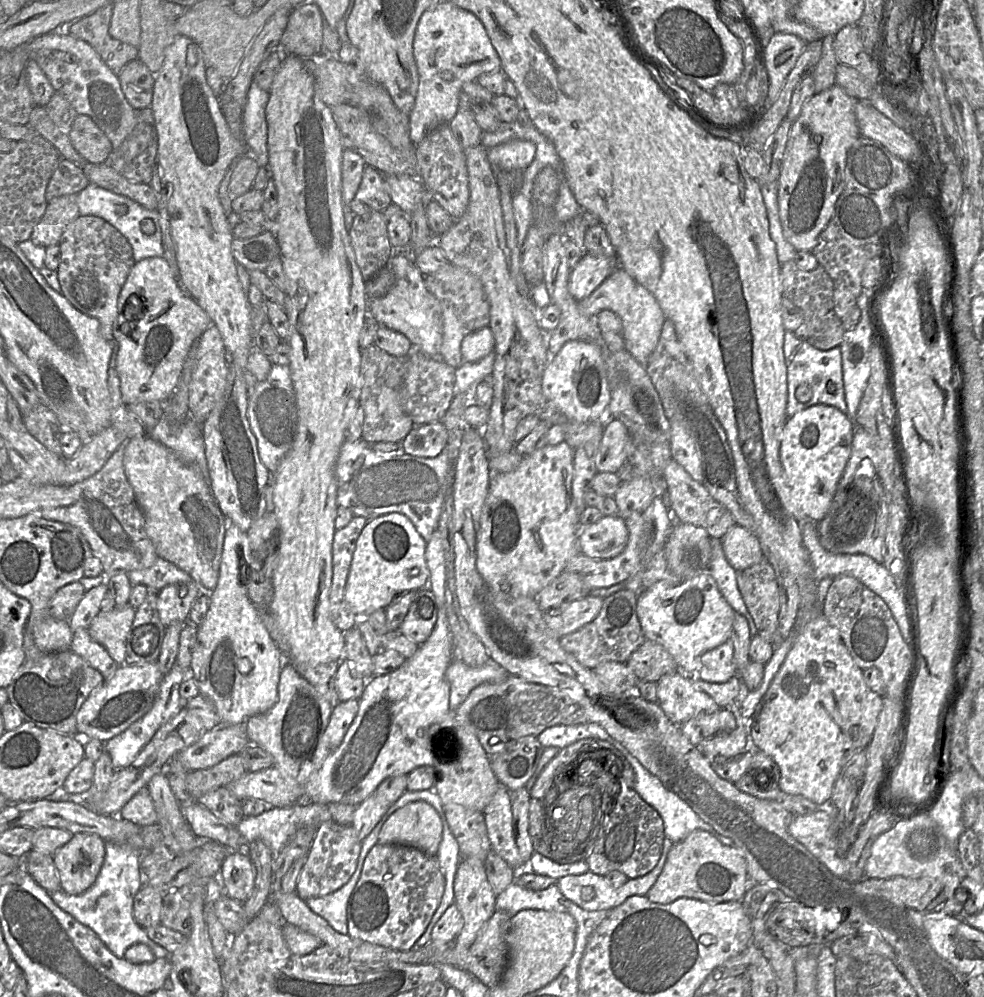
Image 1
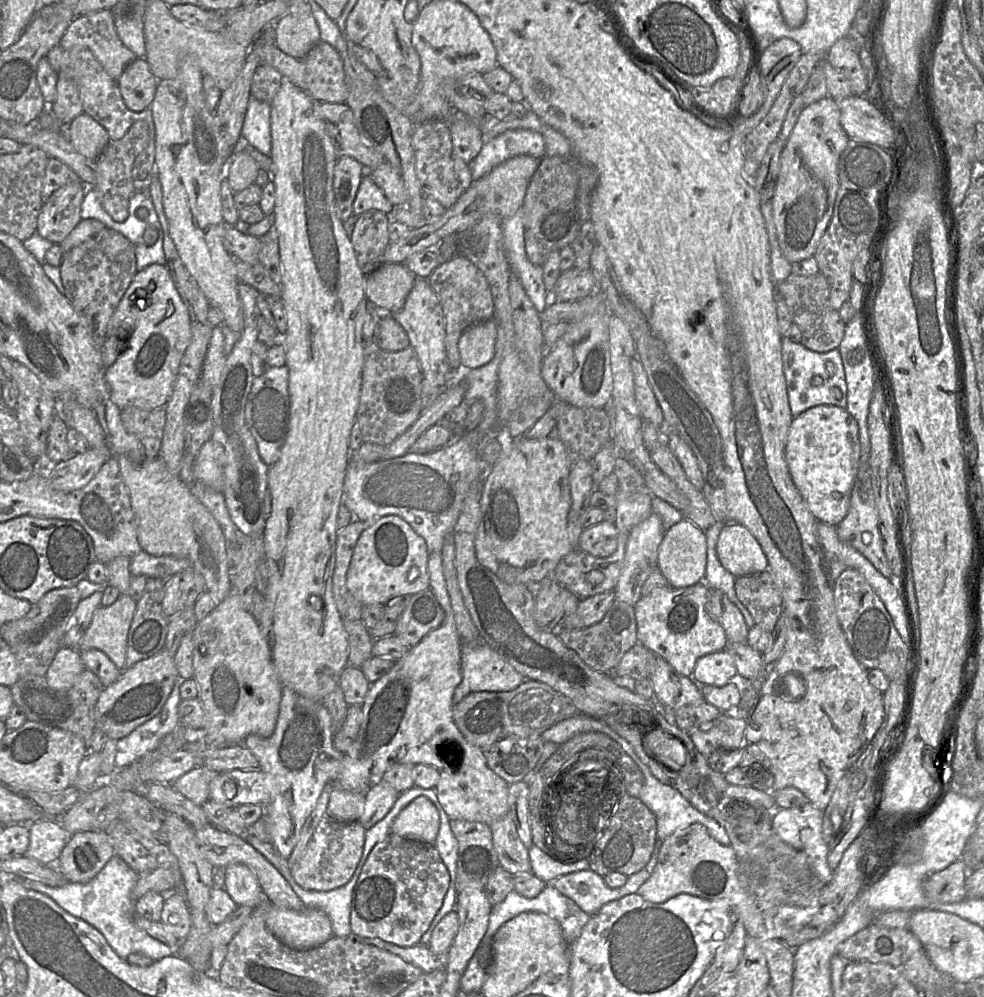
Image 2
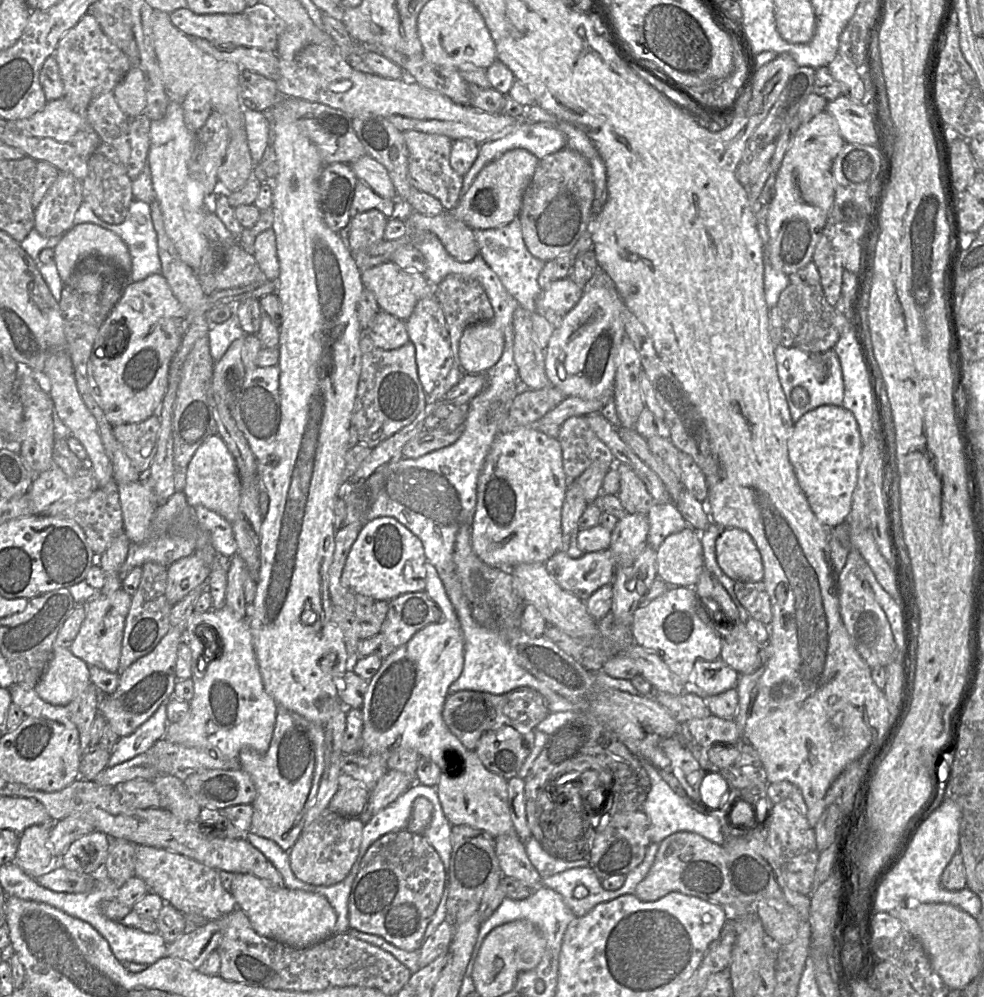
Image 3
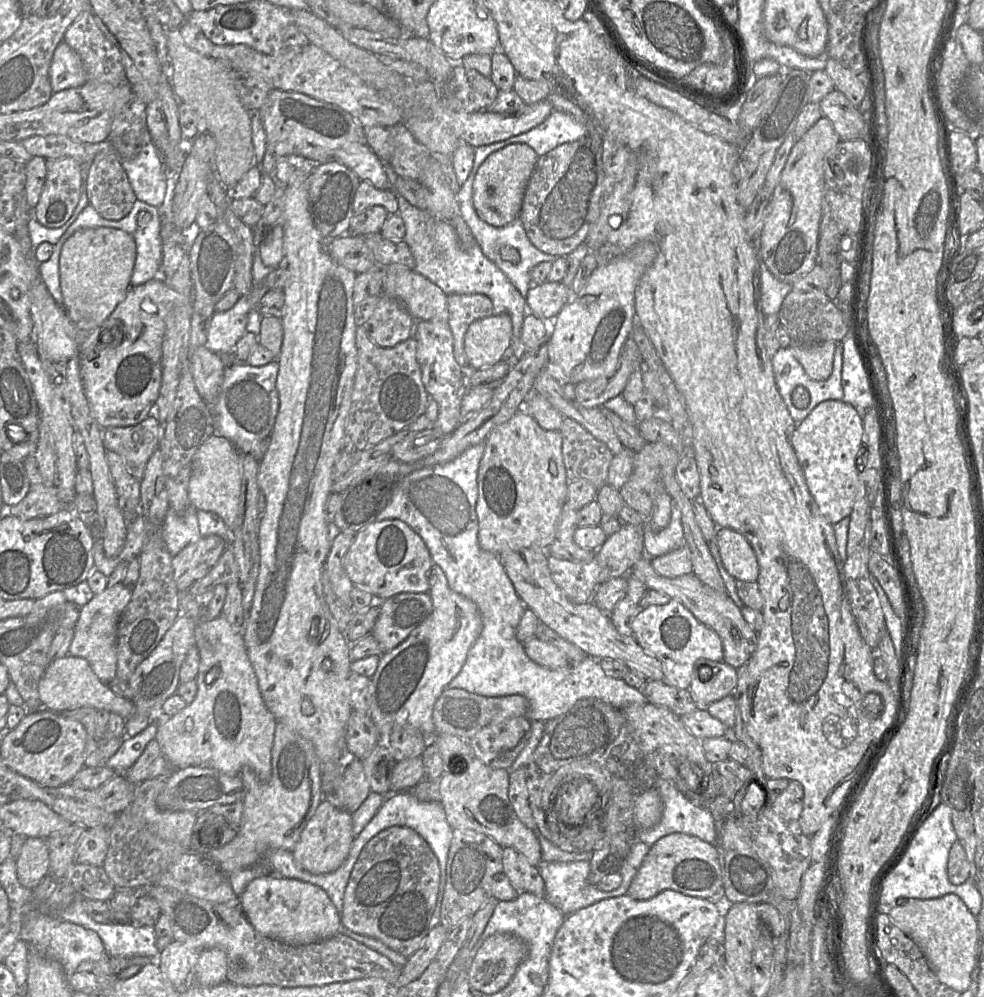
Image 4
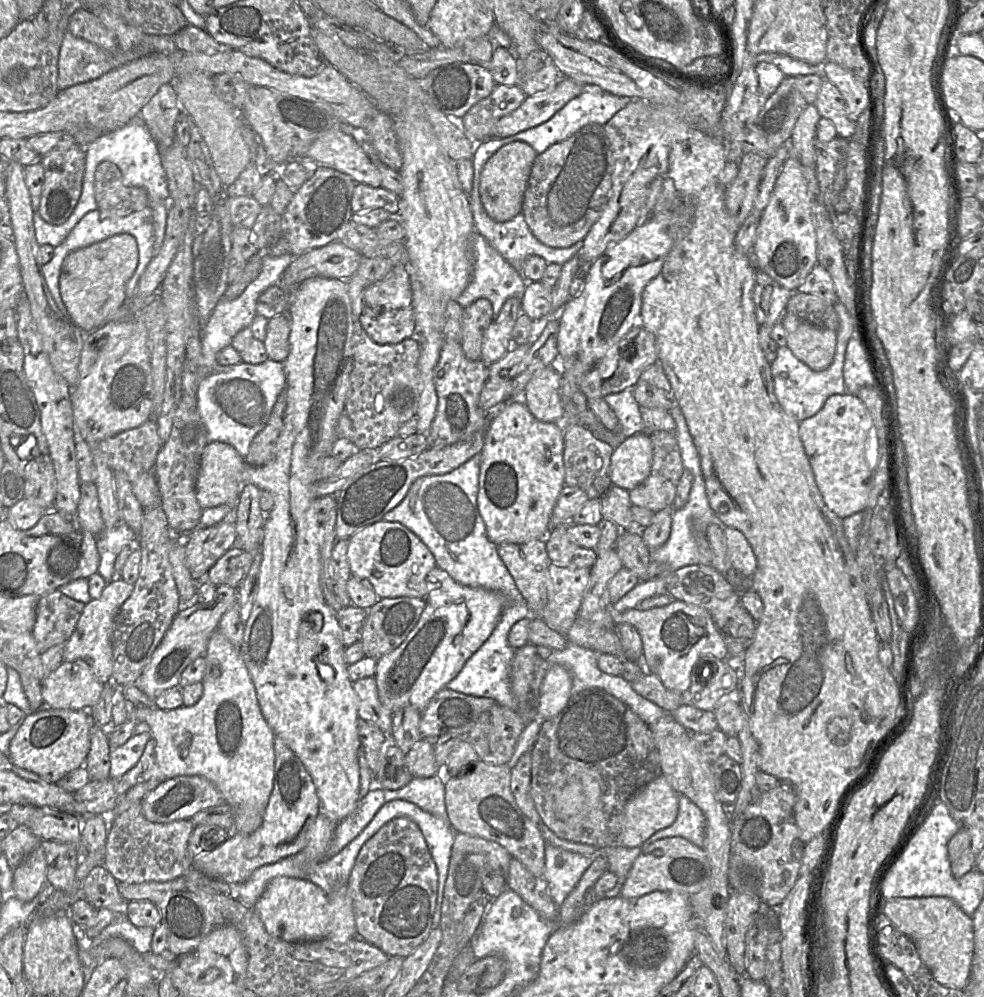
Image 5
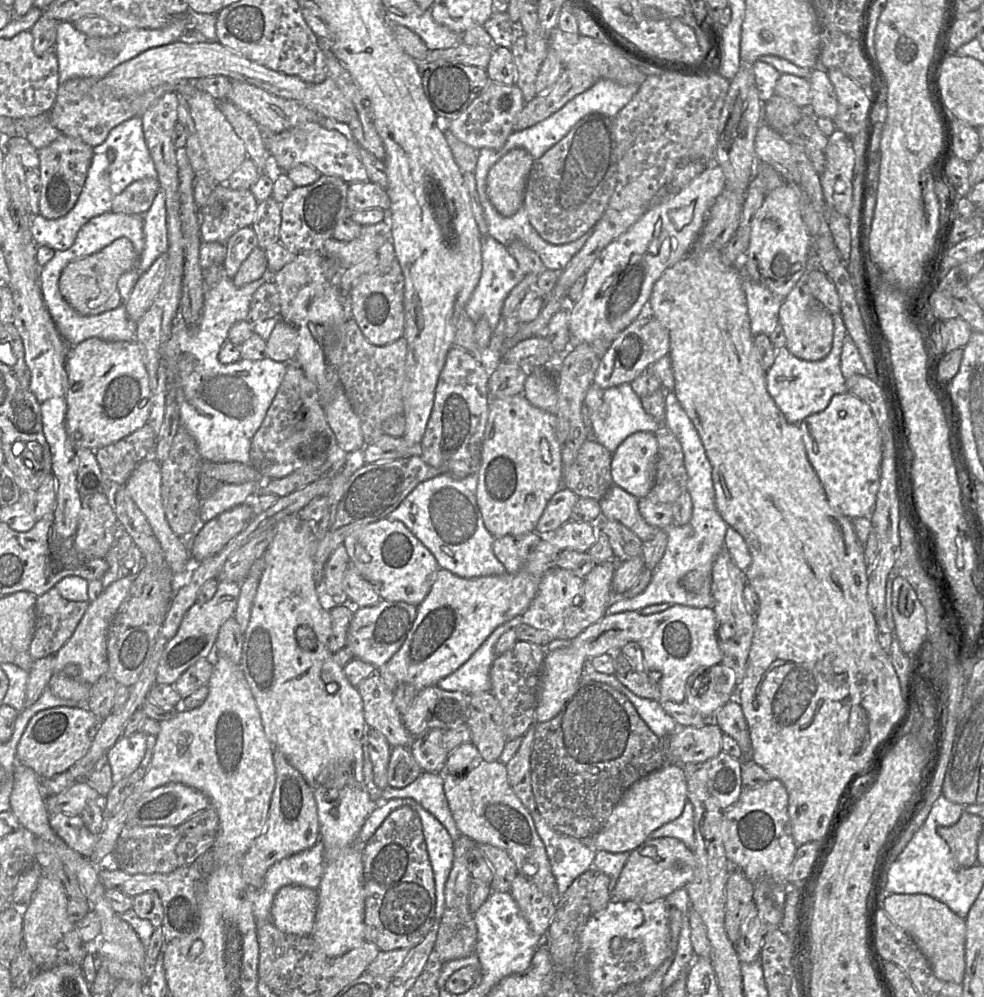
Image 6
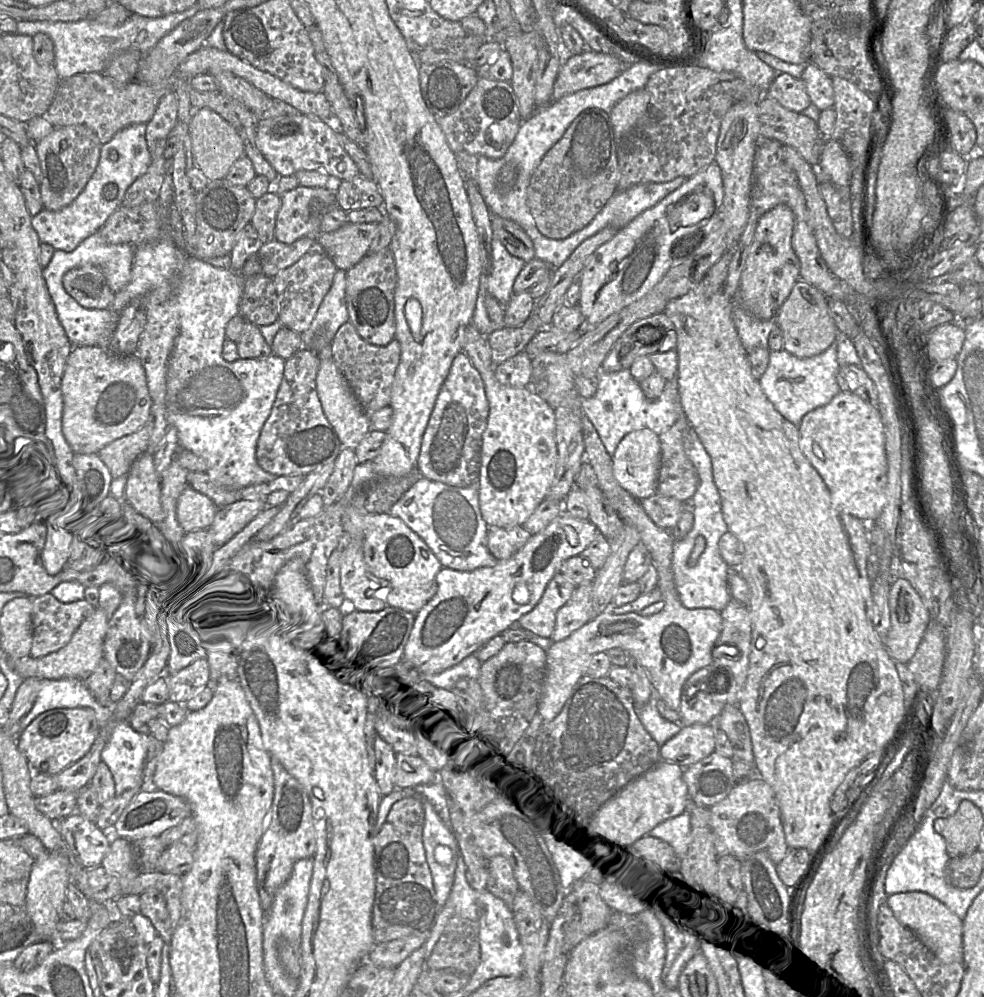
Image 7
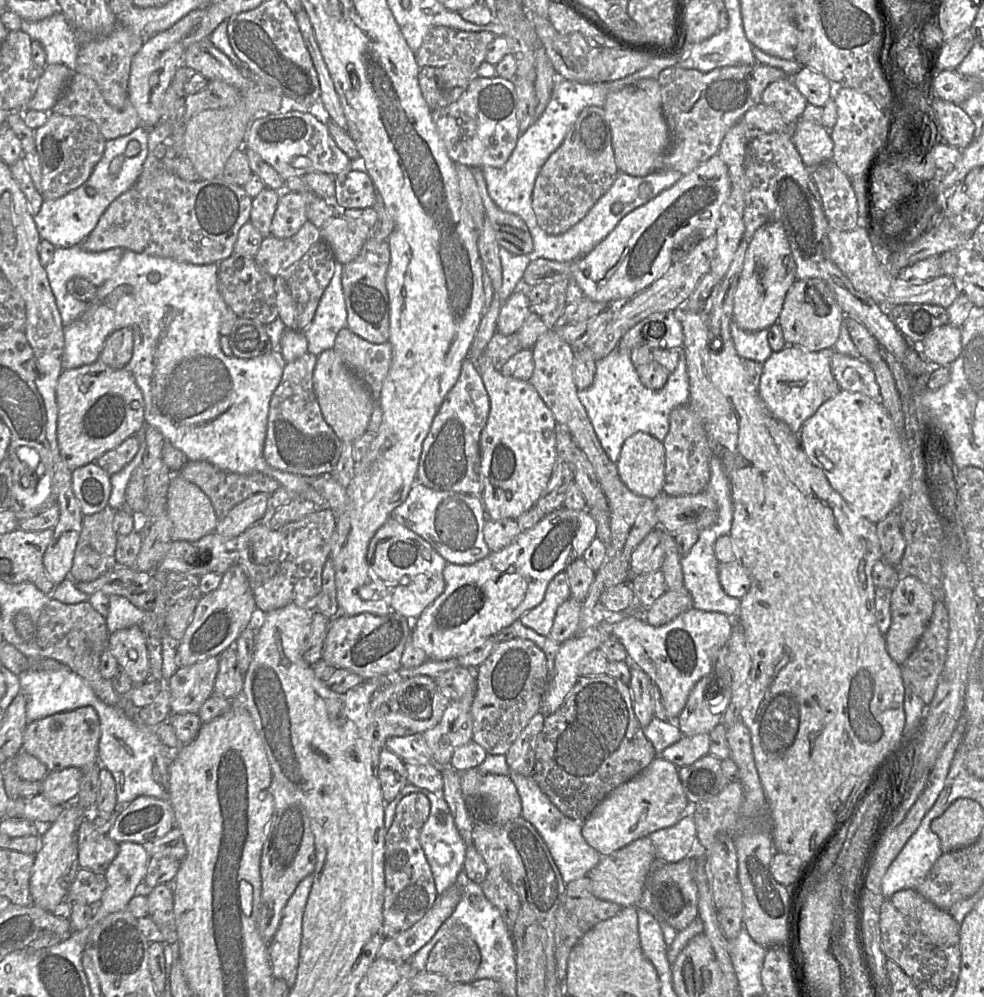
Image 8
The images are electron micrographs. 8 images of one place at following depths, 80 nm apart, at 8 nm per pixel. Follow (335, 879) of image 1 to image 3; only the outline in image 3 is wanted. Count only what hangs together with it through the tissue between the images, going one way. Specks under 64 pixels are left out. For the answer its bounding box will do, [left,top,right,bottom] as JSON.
[289,809,365,886]

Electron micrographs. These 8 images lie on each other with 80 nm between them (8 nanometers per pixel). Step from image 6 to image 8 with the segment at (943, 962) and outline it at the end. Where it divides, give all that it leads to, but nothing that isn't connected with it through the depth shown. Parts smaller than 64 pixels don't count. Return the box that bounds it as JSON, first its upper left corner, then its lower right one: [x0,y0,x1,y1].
[890,889,960,946]

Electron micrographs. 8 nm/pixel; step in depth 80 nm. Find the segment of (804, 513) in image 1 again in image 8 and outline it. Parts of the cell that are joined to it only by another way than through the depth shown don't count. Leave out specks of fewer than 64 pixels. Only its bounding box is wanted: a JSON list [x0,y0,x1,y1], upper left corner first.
[799,389,913,523]

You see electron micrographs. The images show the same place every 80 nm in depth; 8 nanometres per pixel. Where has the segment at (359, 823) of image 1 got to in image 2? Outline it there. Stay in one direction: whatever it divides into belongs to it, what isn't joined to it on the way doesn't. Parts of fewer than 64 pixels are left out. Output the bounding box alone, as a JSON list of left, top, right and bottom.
[359,782,400,830]

